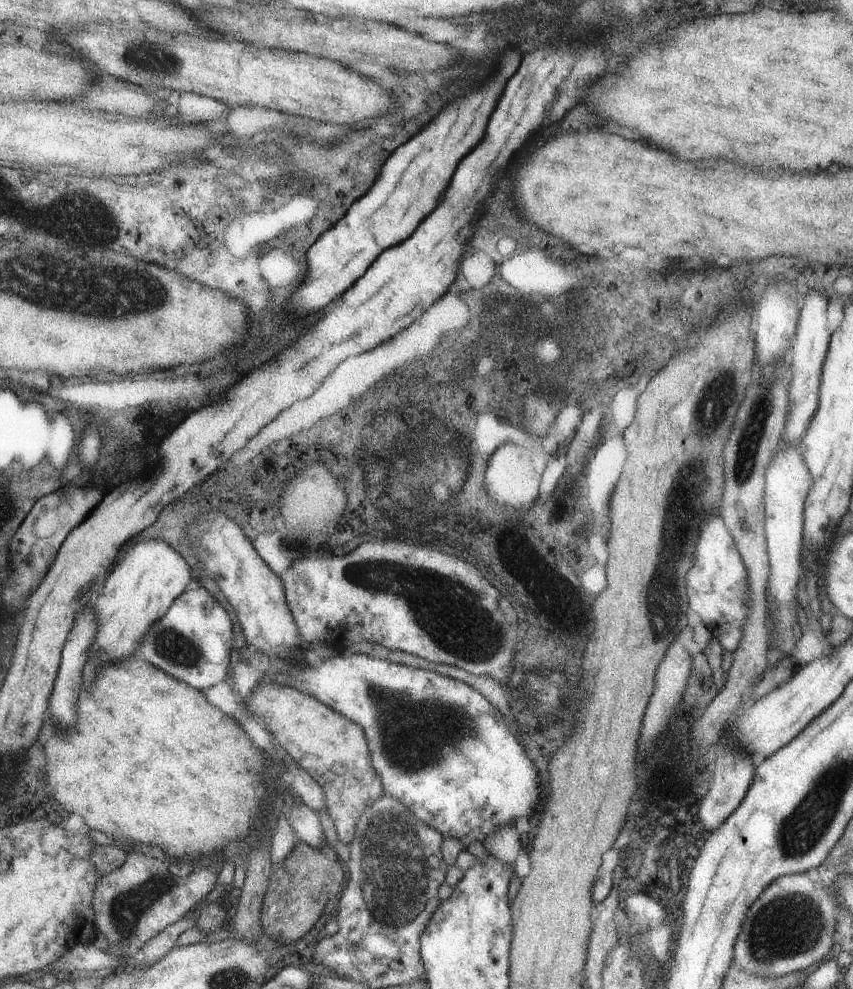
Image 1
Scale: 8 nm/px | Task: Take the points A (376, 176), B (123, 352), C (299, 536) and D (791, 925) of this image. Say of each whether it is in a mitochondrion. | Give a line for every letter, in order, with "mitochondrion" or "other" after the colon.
A: other
B: other
C: mitochondrion
D: mitochondrion

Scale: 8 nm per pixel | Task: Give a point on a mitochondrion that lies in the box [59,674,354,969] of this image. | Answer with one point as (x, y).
(126, 908)

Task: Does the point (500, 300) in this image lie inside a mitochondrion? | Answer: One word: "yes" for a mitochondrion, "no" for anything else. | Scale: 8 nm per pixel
no

